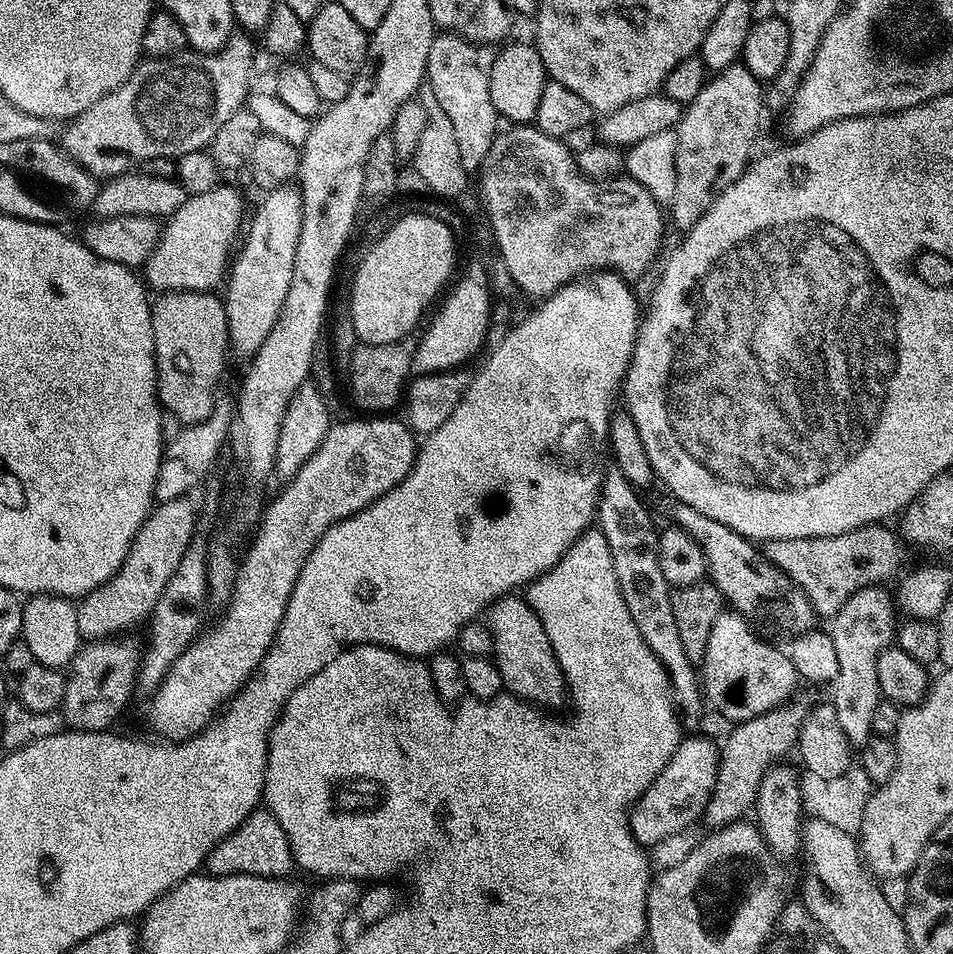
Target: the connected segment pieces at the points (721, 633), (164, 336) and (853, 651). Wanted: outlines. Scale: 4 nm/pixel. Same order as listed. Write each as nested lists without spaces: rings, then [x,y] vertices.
[[[722,610],[718,614],[718,618],[714,618],[714,626],[710,626],[710,642],[706,642],[706,654],[704,655],[704,663],[702,665],[702,692],[706,697],[707,703],[711,705],[711,707],[713,704],[713,706],[728,719],[728,722],[739,722],[742,720],[749,720],[750,718],[758,718],[760,714],[766,714],[770,710],[774,710],[778,707],[779,704],[785,703],[785,701],[793,695],[791,692],[795,690],[796,684],[798,685],[798,677],[794,670],[794,666],[790,662],[787,651],[780,649],[779,652],[776,648],[779,647],[777,647],[775,643],[765,640],[759,632],[756,632],[752,628],[752,625],[749,624],[739,612],[735,610]]]
[[[215,291],[166,292],[155,297],[152,309],[152,337],[156,347],[156,391],[163,411],[173,412],[184,425],[197,424],[216,409],[220,375],[224,372],[224,359],[230,356],[228,342],[228,315],[224,301]]]
[[[882,586],[864,587],[852,595],[846,606],[842,606],[842,610],[838,610],[838,614],[830,620],[830,635],[838,654],[838,678],[831,689],[830,702],[846,738],[856,750],[863,748],[874,735],[874,710],[878,710],[878,702],[882,698],[878,686],[878,658],[882,650],[895,641],[898,627],[895,599],[885,590]]]

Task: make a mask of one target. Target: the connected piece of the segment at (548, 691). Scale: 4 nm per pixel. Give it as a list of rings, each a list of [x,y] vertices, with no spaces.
[[[514,594],[503,596],[486,612],[486,623],[492,631],[494,659],[504,683],[503,691],[527,704],[535,704],[541,710],[560,710],[556,708],[566,704],[566,685],[554,646],[550,646],[550,638],[538,614],[523,597],[518,597]]]

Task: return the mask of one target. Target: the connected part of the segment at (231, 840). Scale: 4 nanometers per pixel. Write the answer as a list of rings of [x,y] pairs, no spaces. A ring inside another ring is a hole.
[[[257,810],[242,821],[241,824],[225,840],[219,840],[215,848],[212,849],[206,861],[206,868],[211,875],[229,876],[230,874],[254,874],[262,878],[274,878],[279,880],[289,875],[288,871],[293,871],[294,861],[292,859],[292,851],[290,850],[290,842],[286,838],[286,830],[282,830],[282,826],[278,826],[278,818],[274,818],[274,814],[267,810]]]

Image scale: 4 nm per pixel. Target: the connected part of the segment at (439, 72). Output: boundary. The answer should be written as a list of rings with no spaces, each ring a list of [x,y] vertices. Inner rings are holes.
[[[441,31],[432,39],[430,46],[430,58],[426,73],[426,88],[432,91],[436,99],[435,107],[450,118],[450,126],[454,130],[454,142],[458,142],[458,154],[465,173],[479,173],[484,164],[486,154],[490,150],[492,141],[496,139],[496,111],[494,102],[490,102],[490,70],[494,66],[494,58],[497,49],[486,44],[476,44],[473,40],[467,40],[456,35],[455,32]]]

